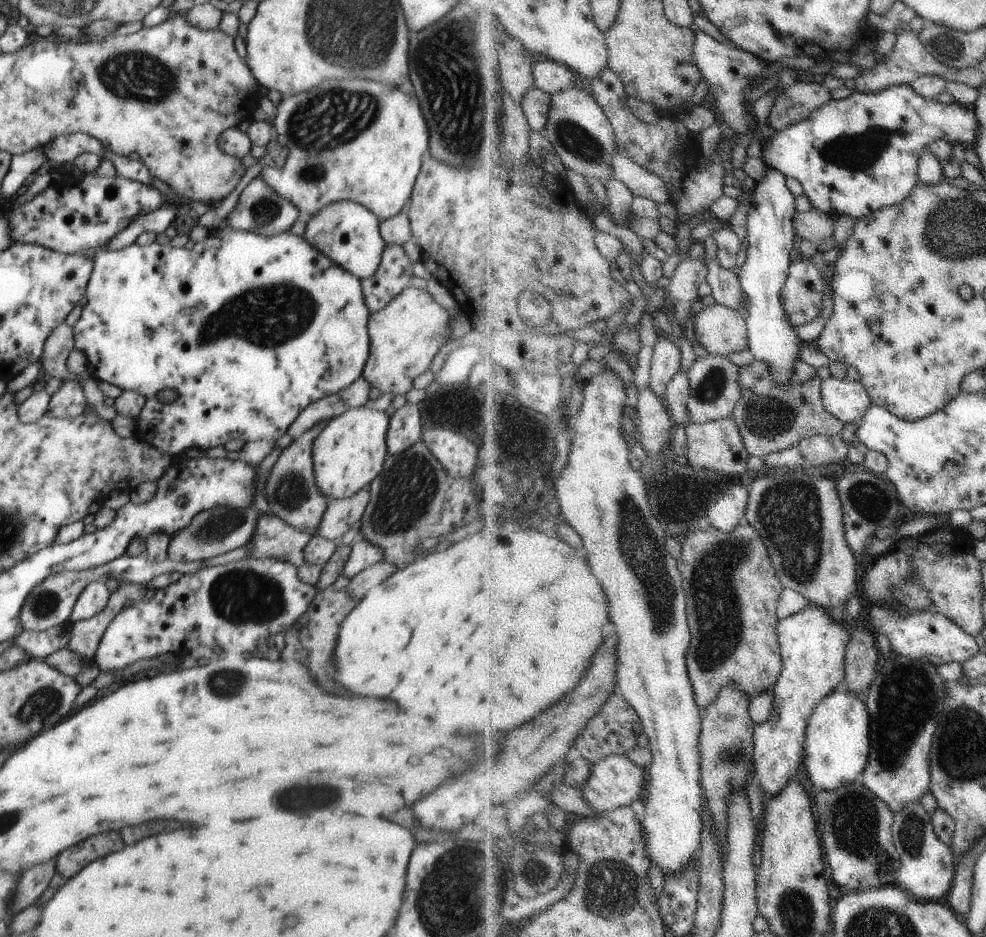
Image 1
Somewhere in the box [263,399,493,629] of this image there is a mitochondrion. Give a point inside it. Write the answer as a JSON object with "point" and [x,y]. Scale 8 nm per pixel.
{"point":[408,488]}

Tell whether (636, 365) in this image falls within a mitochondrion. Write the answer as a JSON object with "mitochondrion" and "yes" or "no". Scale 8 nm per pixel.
{"mitochondrion":"no"}

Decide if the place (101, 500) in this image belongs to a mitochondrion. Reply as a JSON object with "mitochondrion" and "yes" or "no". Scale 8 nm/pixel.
{"mitochondrion":"no"}

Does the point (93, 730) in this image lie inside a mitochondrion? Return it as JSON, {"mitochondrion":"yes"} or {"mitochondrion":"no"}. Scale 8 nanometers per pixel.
{"mitochondrion":"no"}

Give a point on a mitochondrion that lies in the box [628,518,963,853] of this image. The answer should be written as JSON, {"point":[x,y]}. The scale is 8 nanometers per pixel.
{"point":[713,579]}

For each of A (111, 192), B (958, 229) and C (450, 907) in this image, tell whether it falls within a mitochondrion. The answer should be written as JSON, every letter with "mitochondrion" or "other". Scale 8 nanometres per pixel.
{"A":"other","B":"mitochondrion","C":"mitochondrion"}

